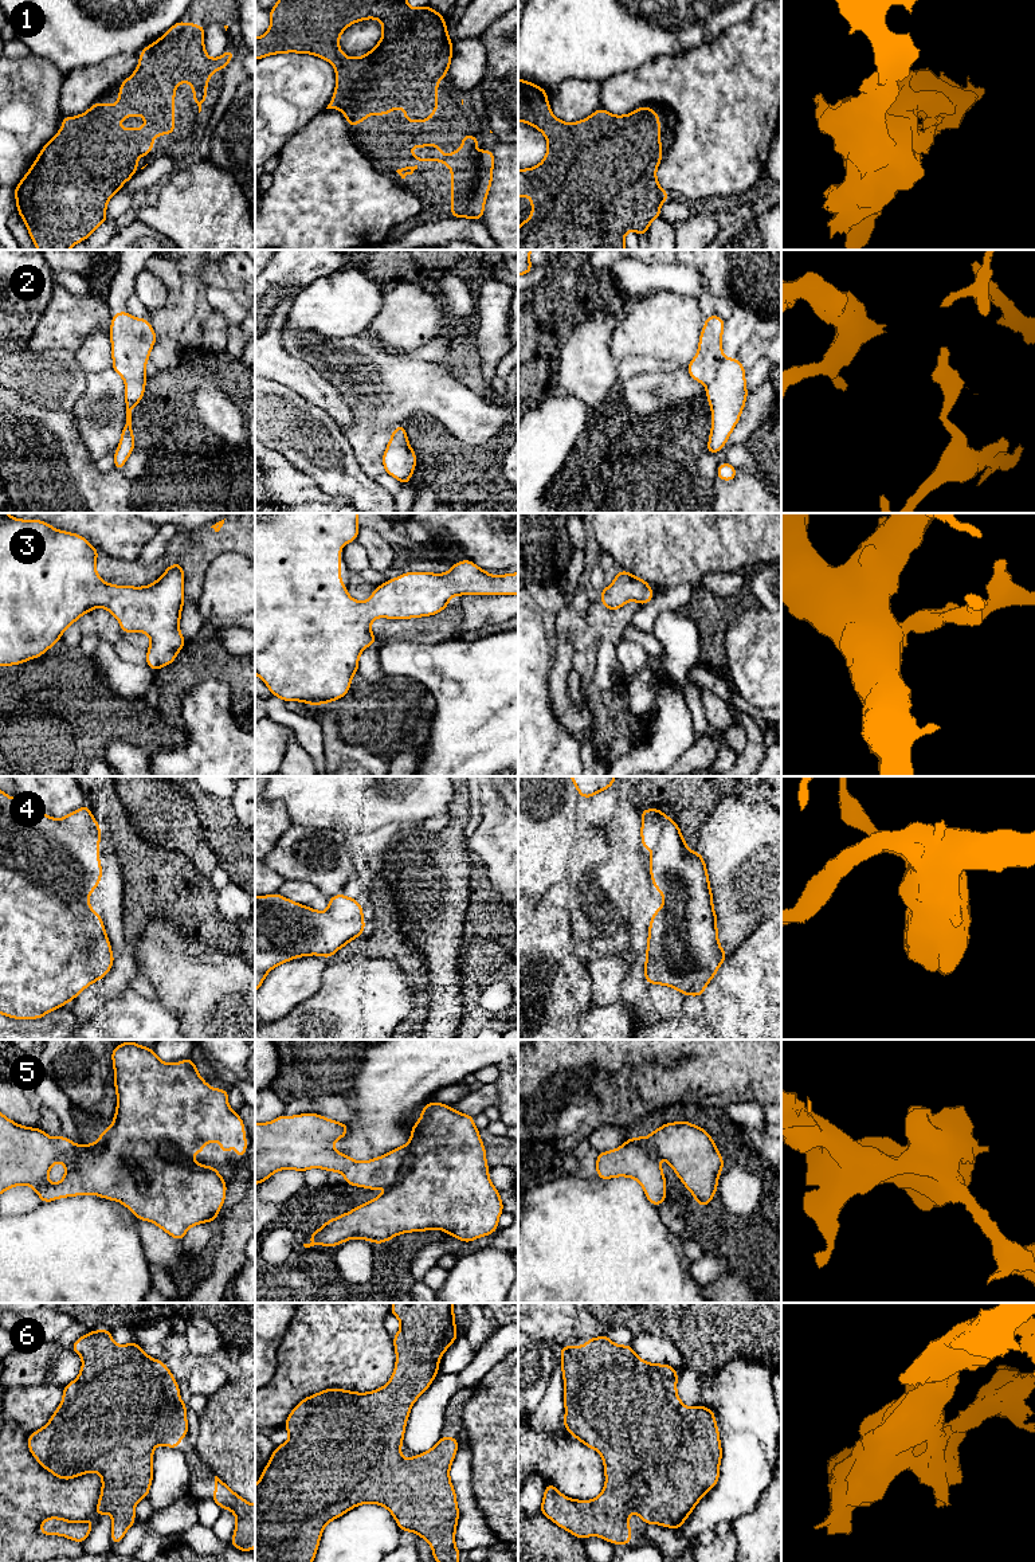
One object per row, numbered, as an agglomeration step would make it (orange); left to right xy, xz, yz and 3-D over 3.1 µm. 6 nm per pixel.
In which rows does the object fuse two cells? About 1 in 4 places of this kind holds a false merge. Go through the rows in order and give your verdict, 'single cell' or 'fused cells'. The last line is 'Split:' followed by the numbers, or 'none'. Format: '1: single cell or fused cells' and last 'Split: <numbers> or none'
1: single cell
2: single cell
3: single cell
4: fused cells
5: single cell
6: single cell
Split: 4

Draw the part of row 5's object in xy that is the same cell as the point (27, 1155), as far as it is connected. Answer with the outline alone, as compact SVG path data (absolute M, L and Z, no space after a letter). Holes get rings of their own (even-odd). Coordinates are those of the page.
M126 1041L111 1052L111 1060L114 1066L114 1087L117 1092L117 1111L113 1117L113 1124L101 1132L99 1140L93 1142L91 1144L78 1146L72 1143L68 1138L62 1135L60 1138L50 1138L42 1128L30 1128L19 1125L17 1123L9 1120L0 1112L0 1194L13 1186L28 1185L31 1186L39 1195L43 1203L55 1201L58 1198L74 1197L74 1195L85 1195L93 1194L97 1197L103 1197L110 1201L118 1201L125 1205L138 1220L149 1221L156 1224L169 1236L181 1241L187 1233L187 1230L197 1224L203 1222L215 1222L217 1213L223 1207L226 1199L227 1183L223 1177L217 1173L215 1166L201 1166L196 1163L189 1156L192 1154L201 1154L205 1143L213 1143L216 1138L220 1139L220 1152L230 1154L231 1152L231 1139L236 1139L236 1158L242 1159L247 1151L247 1138L244 1136L244 1123L238 1115L238 1112L232 1111L228 1105L228 1089L215 1089L209 1087L199 1074L197 1068L191 1058L187 1058L180 1062L166 1064L162 1062L154 1053L153 1048L145 1048L136 1042ZM55 1162L64 1163L64 1177L59 1183L50 1183L47 1181L47 1175L52 1168Z

